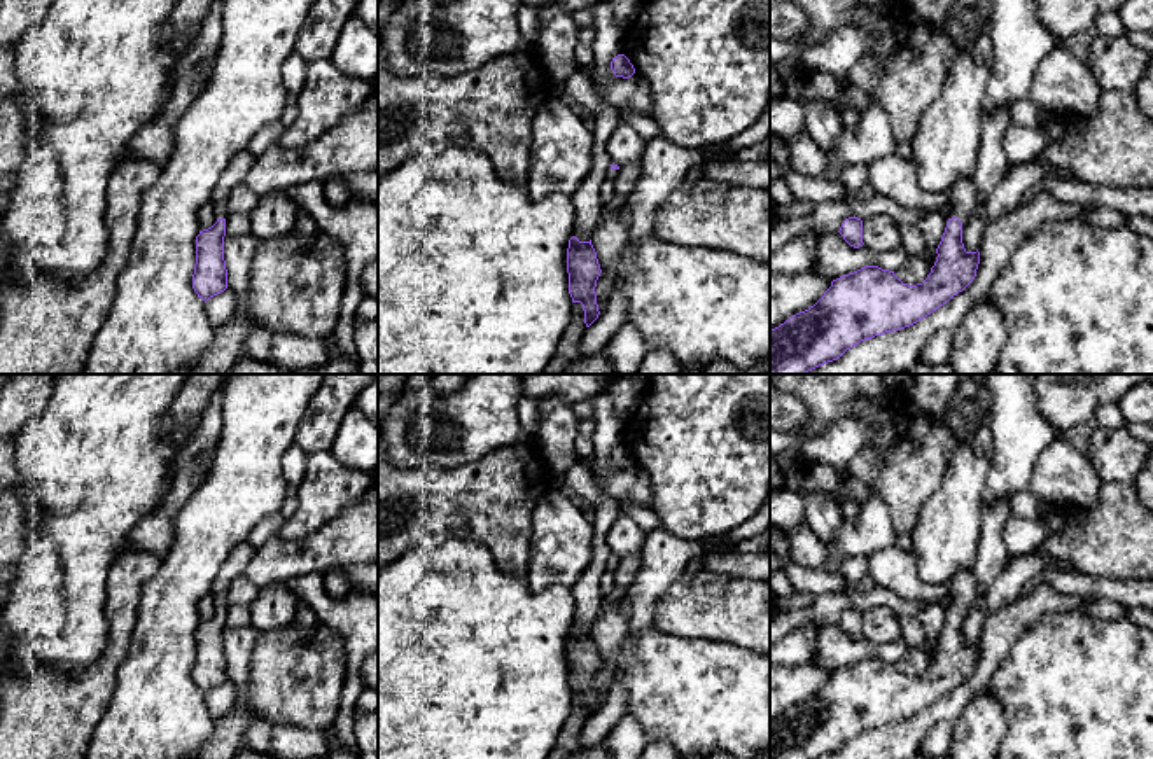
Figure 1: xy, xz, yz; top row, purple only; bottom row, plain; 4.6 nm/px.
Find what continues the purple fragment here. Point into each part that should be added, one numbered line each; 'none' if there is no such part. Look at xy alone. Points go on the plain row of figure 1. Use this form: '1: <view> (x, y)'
1: xy (238, 558)

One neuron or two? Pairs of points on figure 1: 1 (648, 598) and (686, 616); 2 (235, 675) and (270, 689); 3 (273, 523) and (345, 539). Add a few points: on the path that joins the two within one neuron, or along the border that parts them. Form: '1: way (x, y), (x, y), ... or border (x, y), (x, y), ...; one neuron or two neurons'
1: border (684, 572), (658, 602), (653, 626); two neurons
2: border (258, 640), (249, 705), (265, 719); two neurons
3: border (277, 534), (256, 550); two neurons

